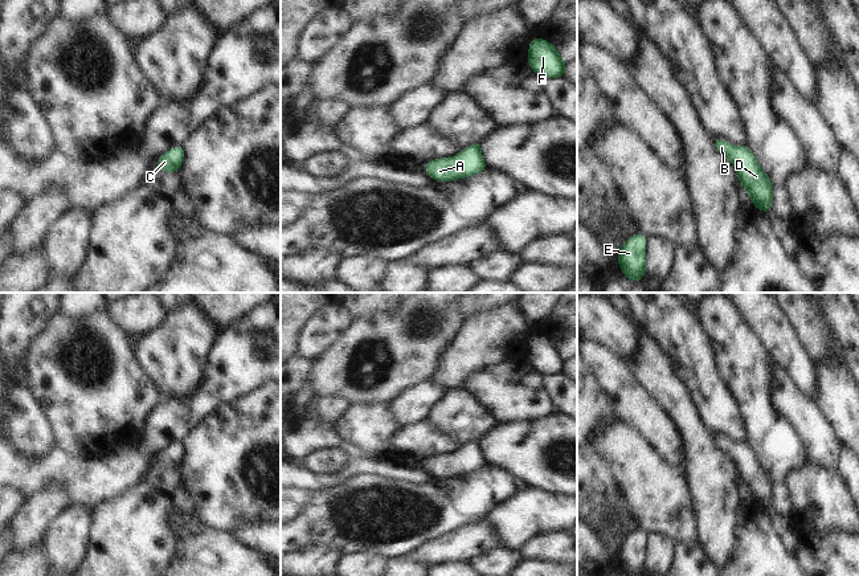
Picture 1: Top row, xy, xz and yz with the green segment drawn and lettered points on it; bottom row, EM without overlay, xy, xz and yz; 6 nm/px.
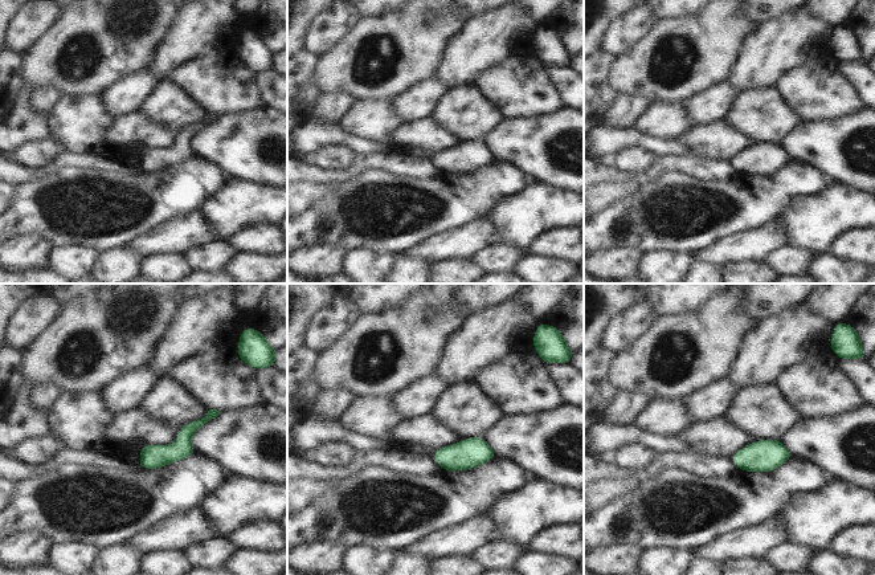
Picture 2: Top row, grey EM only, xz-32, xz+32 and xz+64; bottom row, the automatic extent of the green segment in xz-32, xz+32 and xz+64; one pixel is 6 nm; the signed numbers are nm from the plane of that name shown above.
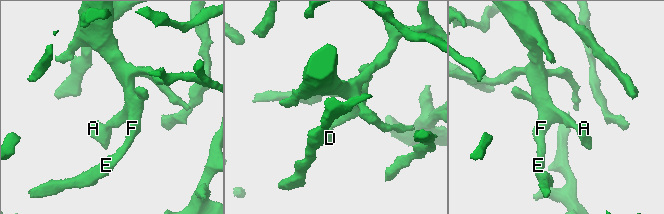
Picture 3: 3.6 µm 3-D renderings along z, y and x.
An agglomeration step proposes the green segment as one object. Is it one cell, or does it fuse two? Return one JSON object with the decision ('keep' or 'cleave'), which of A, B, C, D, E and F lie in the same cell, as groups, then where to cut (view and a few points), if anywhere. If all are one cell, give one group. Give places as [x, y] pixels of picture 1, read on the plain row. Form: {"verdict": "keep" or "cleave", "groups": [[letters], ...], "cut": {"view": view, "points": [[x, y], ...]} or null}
{"verdict": "keep", "groups": [["A", "B", "C", "D", "E", "F"]], "cut": null}

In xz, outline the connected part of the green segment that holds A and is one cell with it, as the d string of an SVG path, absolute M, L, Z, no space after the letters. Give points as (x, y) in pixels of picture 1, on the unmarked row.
M476 438L471 444L463 445L451 454L433 456L424 462L424 467L438 479L465 475L488 465L482 456L482 441Z

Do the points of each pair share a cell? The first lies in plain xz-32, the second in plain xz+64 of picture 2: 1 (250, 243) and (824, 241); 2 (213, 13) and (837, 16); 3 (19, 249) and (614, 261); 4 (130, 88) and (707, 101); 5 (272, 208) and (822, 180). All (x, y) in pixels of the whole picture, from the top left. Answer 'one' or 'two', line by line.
1: two
2: two
3: one
4: one
5: two

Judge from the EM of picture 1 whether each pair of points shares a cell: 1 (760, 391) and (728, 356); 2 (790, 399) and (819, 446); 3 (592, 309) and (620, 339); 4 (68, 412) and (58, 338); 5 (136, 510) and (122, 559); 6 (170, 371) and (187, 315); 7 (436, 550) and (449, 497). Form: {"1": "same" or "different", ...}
{"1": "same", "2": "same", "3": "same", "4": "same", "5": "same", "6": "same", "7": "different"}

